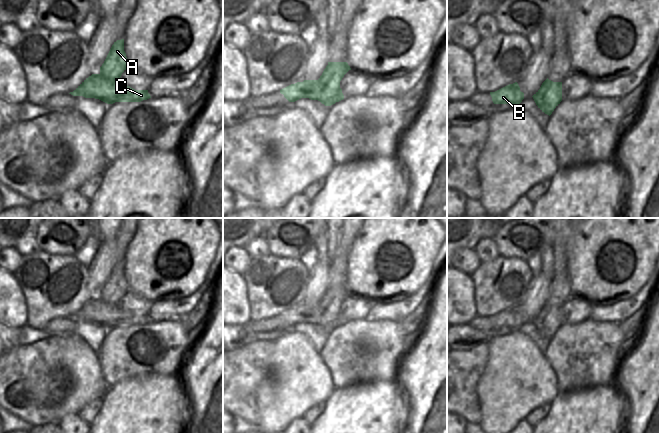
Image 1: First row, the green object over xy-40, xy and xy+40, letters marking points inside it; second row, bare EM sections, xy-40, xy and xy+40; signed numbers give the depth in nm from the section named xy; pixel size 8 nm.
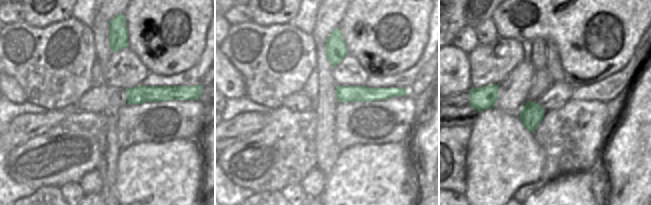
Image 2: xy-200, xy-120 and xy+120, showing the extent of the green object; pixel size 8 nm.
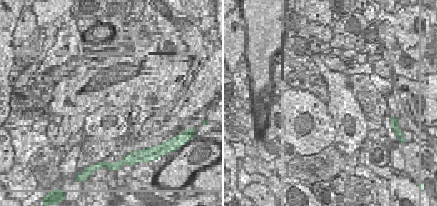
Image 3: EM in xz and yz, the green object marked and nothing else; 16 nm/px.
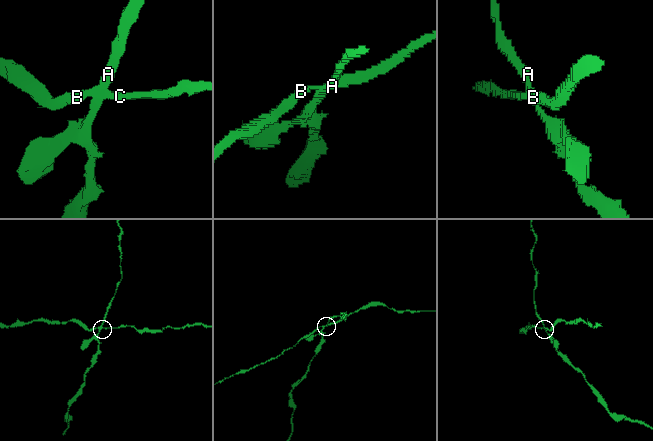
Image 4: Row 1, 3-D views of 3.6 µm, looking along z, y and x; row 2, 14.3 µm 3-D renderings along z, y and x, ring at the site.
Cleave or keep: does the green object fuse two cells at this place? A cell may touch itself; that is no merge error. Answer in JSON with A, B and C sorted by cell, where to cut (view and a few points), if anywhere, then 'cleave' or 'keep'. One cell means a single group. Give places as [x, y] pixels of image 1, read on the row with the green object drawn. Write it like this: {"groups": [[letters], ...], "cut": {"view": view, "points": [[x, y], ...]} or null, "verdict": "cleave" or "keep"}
{"groups": [["A"], ["B", "C"]], "cut": {"view": "xy", "points": [[318, 79], [321, 85], [320, 100]]}, "verdict": "cleave"}

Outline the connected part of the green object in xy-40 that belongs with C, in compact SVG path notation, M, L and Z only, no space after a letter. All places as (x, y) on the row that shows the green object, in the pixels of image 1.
M92 74L69 94L99 99L107 104L141 102L151 98L148 90L135 90L129 86L123 86L119 82L107 80L100 74Z

